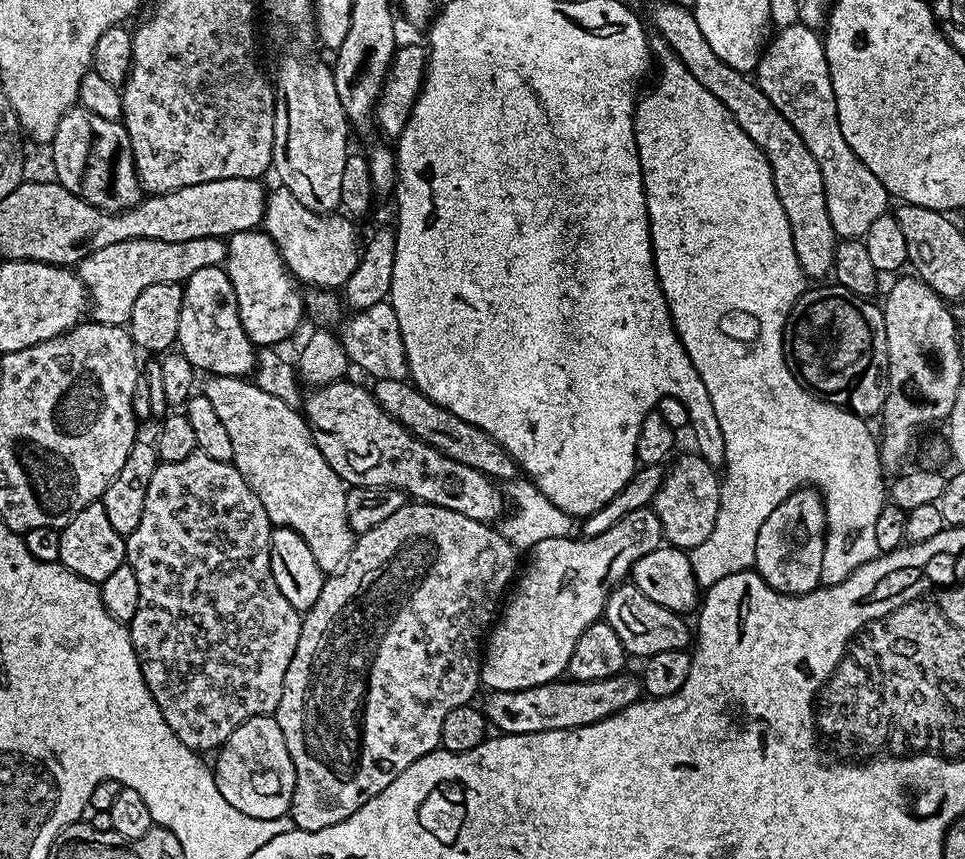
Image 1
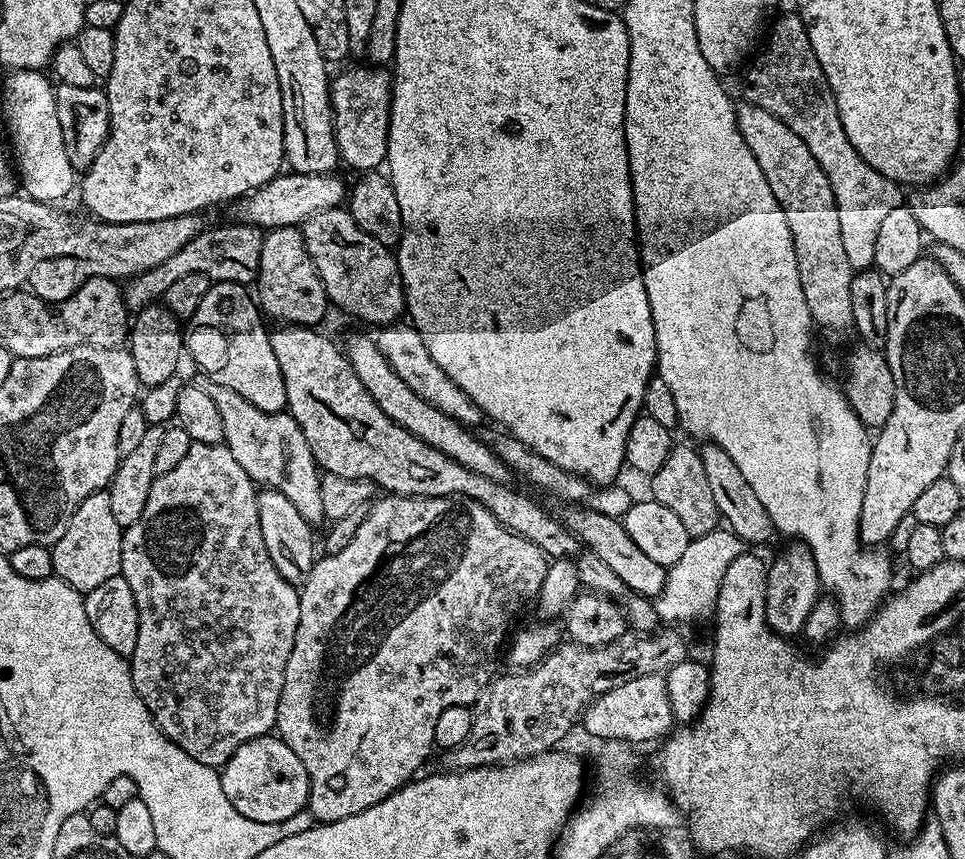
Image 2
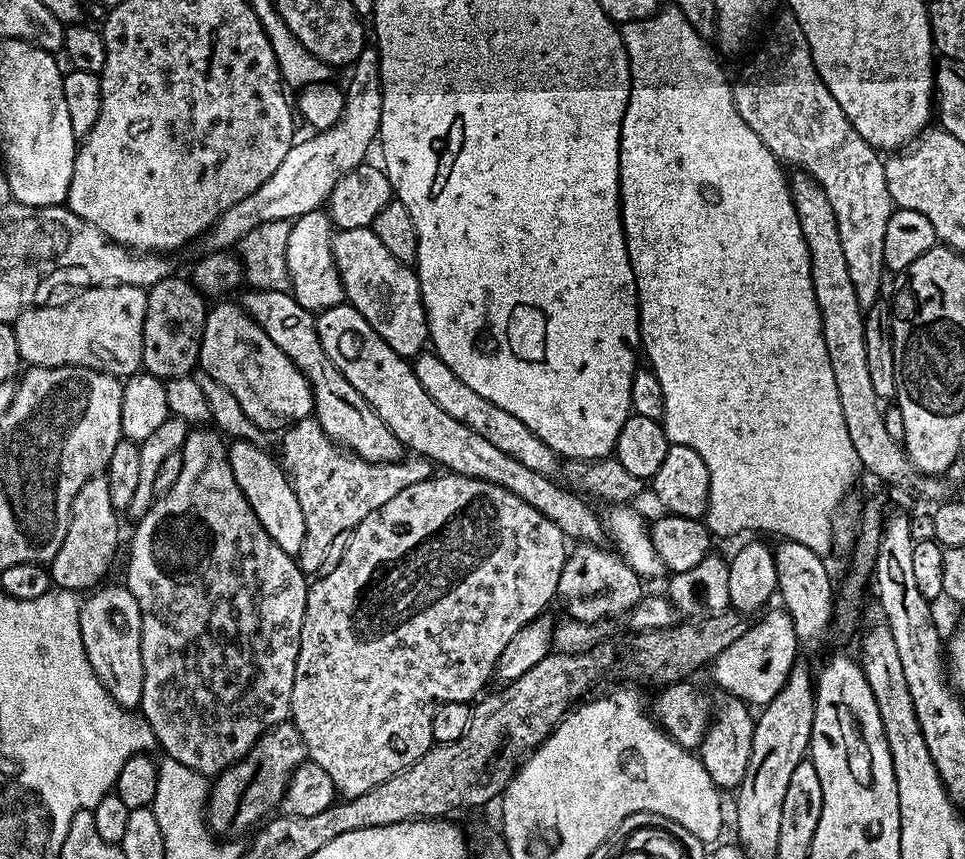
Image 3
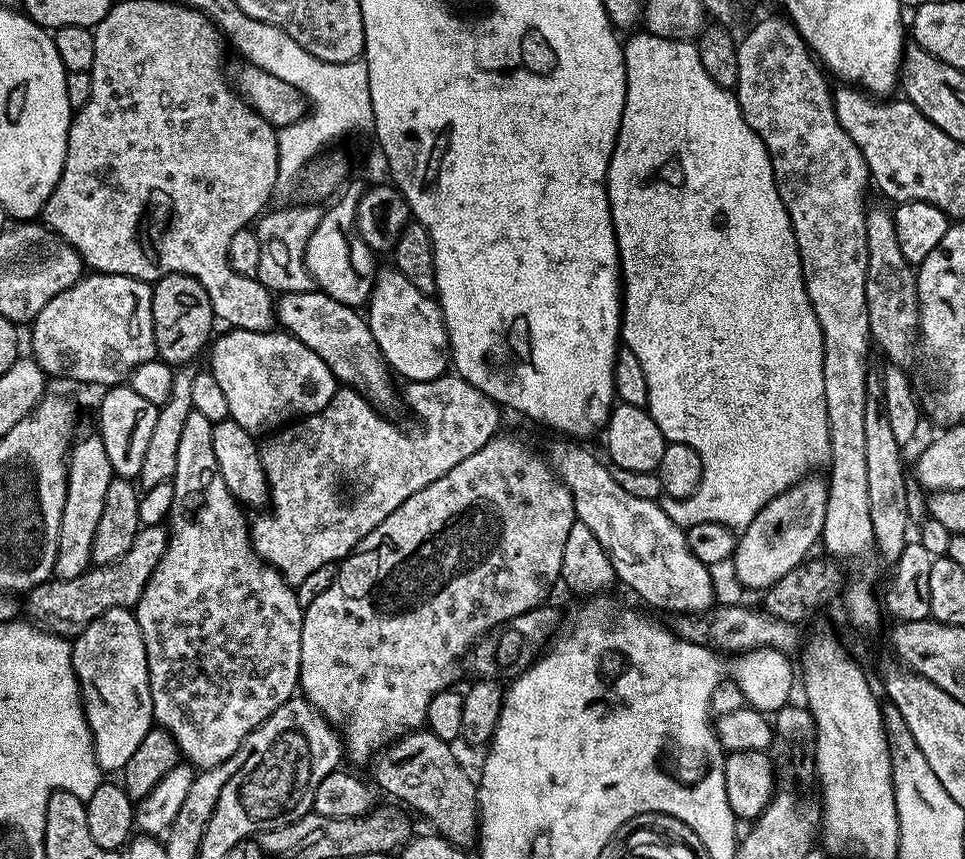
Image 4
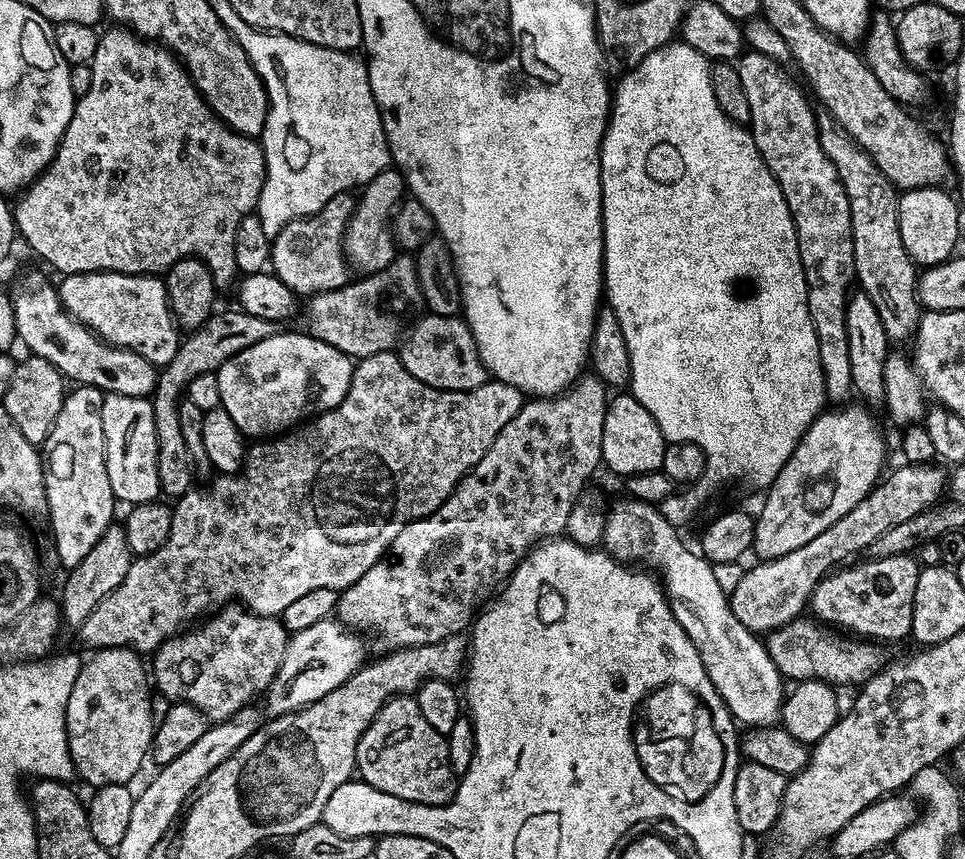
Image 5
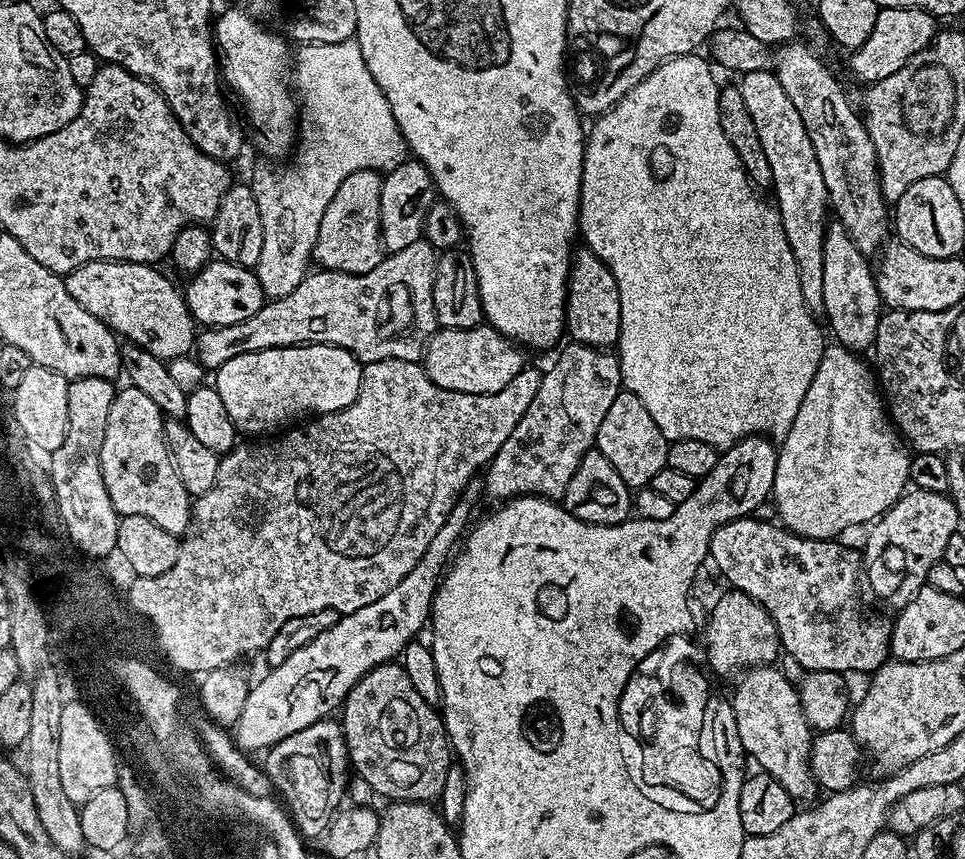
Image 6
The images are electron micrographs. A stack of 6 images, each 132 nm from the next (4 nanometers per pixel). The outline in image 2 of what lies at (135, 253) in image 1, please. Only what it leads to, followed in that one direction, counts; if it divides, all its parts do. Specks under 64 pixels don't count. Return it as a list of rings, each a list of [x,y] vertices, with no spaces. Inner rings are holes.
[[[231,223],[224,224],[221,228],[209,227],[195,236],[186,246],[182,246],[182,250],[174,254],[174,258],[166,258],[162,266],[154,266],[142,274],[131,277],[122,288],[124,306],[129,313],[137,314],[153,302],[159,301],[164,292],[170,290],[172,283],[178,282],[178,278],[186,278],[186,274],[202,274],[212,282],[255,285],[262,262],[264,232],[259,228],[253,228],[251,224]]]

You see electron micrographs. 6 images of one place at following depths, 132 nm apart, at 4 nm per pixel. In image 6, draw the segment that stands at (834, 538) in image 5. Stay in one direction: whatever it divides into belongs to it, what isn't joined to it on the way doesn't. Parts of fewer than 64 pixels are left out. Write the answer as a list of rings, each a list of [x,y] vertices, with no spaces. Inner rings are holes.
[[[727,589],[710,612],[706,626],[704,658],[718,676],[737,676],[752,667],[773,665],[780,656],[780,635],[768,611],[745,592]]]

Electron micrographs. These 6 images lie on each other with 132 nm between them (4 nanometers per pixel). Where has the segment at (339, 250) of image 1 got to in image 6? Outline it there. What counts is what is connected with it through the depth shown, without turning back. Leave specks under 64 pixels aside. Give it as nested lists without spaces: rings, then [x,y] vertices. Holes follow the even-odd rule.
[[[485,322],[477,328],[470,330],[450,330],[449,328],[437,327],[436,333],[428,340],[424,347],[422,363],[425,374],[438,386],[446,390],[454,390],[462,394],[494,394],[502,390],[502,386],[508,385],[510,378],[516,377],[526,366],[524,360],[525,349],[515,340],[507,340],[498,329]]]

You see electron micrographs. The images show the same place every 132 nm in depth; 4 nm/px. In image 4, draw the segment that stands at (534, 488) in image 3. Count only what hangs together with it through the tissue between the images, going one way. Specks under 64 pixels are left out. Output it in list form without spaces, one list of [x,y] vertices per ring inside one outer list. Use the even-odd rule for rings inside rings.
[[[319,290],[285,292],[276,300],[276,319],[283,331],[298,342],[310,346],[310,350],[314,350],[314,354],[318,354],[318,358],[322,358],[322,362],[326,362],[326,366],[330,366],[330,370],[336,375],[337,381],[341,385],[361,392],[372,403],[373,408],[389,410],[388,408],[395,406],[396,400],[398,404],[398,388],[392,385],[393,373],[384,361],[378,342],[374,342],[374,334],[370,330],[367,319],[357,309],[346,306]]]

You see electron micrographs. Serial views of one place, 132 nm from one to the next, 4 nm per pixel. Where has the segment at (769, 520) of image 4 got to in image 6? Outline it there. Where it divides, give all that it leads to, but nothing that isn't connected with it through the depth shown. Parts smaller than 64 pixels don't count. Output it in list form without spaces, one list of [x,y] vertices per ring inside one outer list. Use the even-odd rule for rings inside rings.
[[[841,344],[825,347],[814,382],[810,382],[810,390],[806,390],[806,398],[802,398],[802,406],[798,406],[798,414],[778,448],[771,499],[776,500],[779,523],[810,540],[830,540],[848,527],[875,521],[896,505],[910,484],[909,445],[892,423],[869,361],[860,359],[864,358]]]

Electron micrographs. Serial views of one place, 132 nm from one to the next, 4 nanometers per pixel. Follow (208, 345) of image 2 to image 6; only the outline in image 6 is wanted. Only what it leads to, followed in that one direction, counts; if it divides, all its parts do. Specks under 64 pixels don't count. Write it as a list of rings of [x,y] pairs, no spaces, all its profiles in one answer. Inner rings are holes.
[[[296,344],[293,348],[258,350],[250,354],[238,354],[238,358],[230,358],[221,368],[215,369],[214,387],[222,397],[222,403],[230,413],[237,433],[249,432],[252,435],[249,437],[260,438],[265,434],[279,433],[285,426],[309,414],[337,412],[350,406],[350,402],[358,398],[361,371],[362,365],[355,356],[332,344]]]

